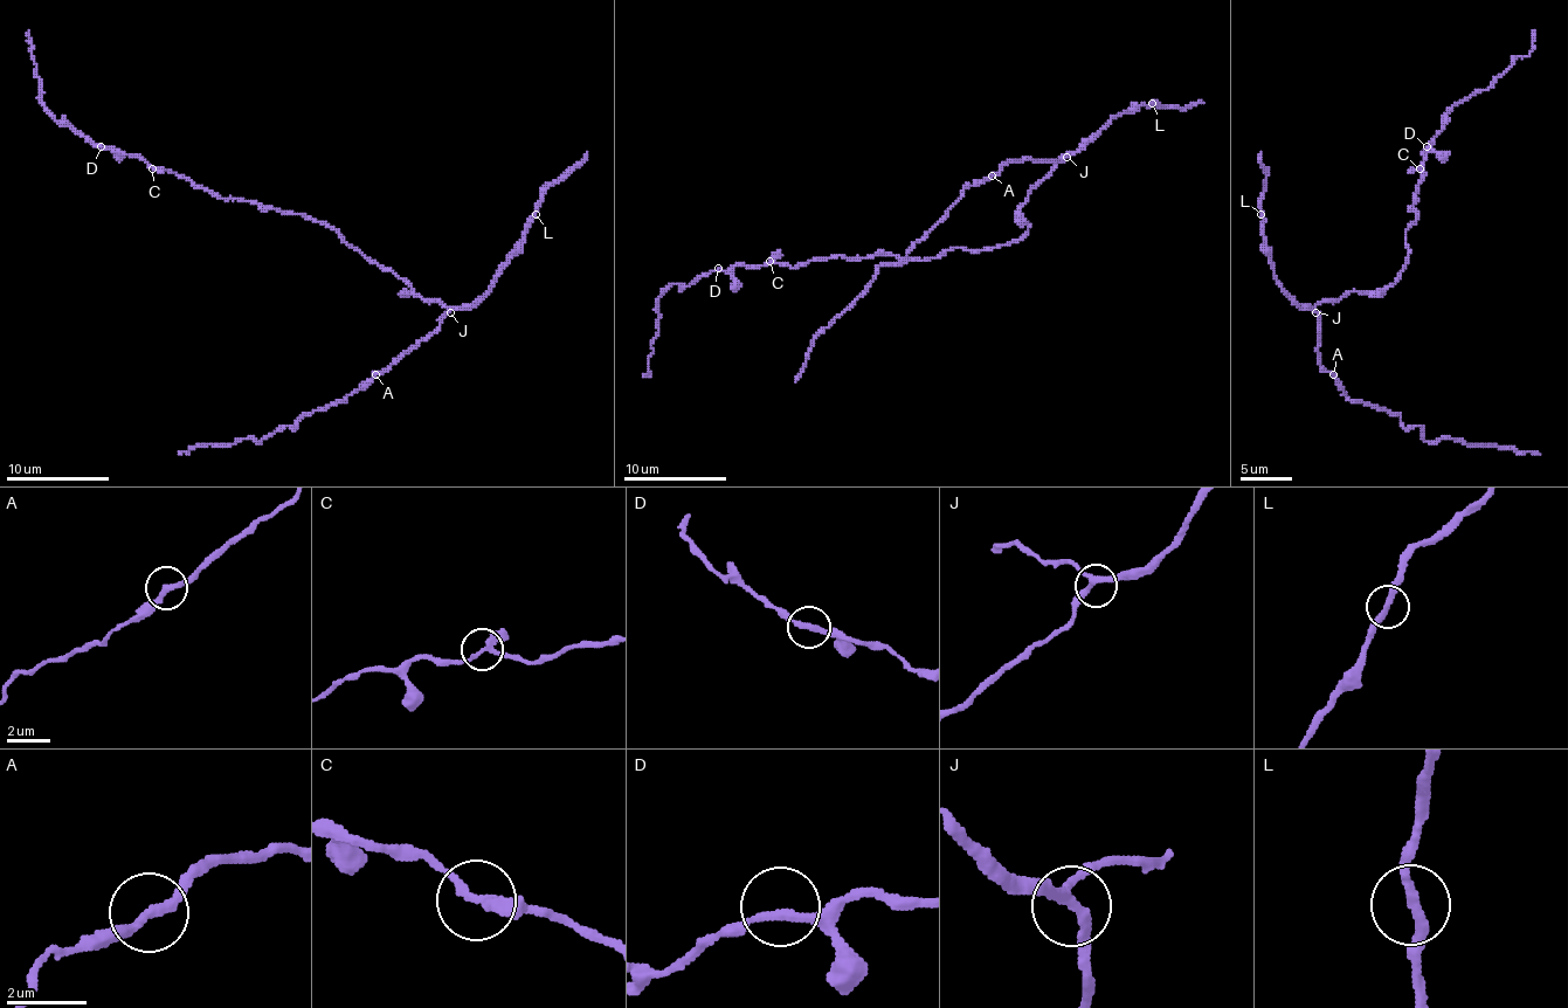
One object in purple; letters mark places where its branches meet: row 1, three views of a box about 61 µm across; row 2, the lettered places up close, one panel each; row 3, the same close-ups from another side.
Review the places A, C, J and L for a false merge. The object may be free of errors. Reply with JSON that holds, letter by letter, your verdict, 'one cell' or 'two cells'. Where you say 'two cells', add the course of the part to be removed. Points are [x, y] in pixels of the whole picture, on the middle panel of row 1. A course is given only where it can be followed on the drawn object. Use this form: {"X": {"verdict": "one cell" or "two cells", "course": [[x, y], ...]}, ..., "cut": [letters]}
{"A": {"verdict": "one cell"}, "C": {"verdict": "one cell"}, "J": {"verdict": "one cell"}, "L": {"verdict": "one cell"}, "cut": []}

